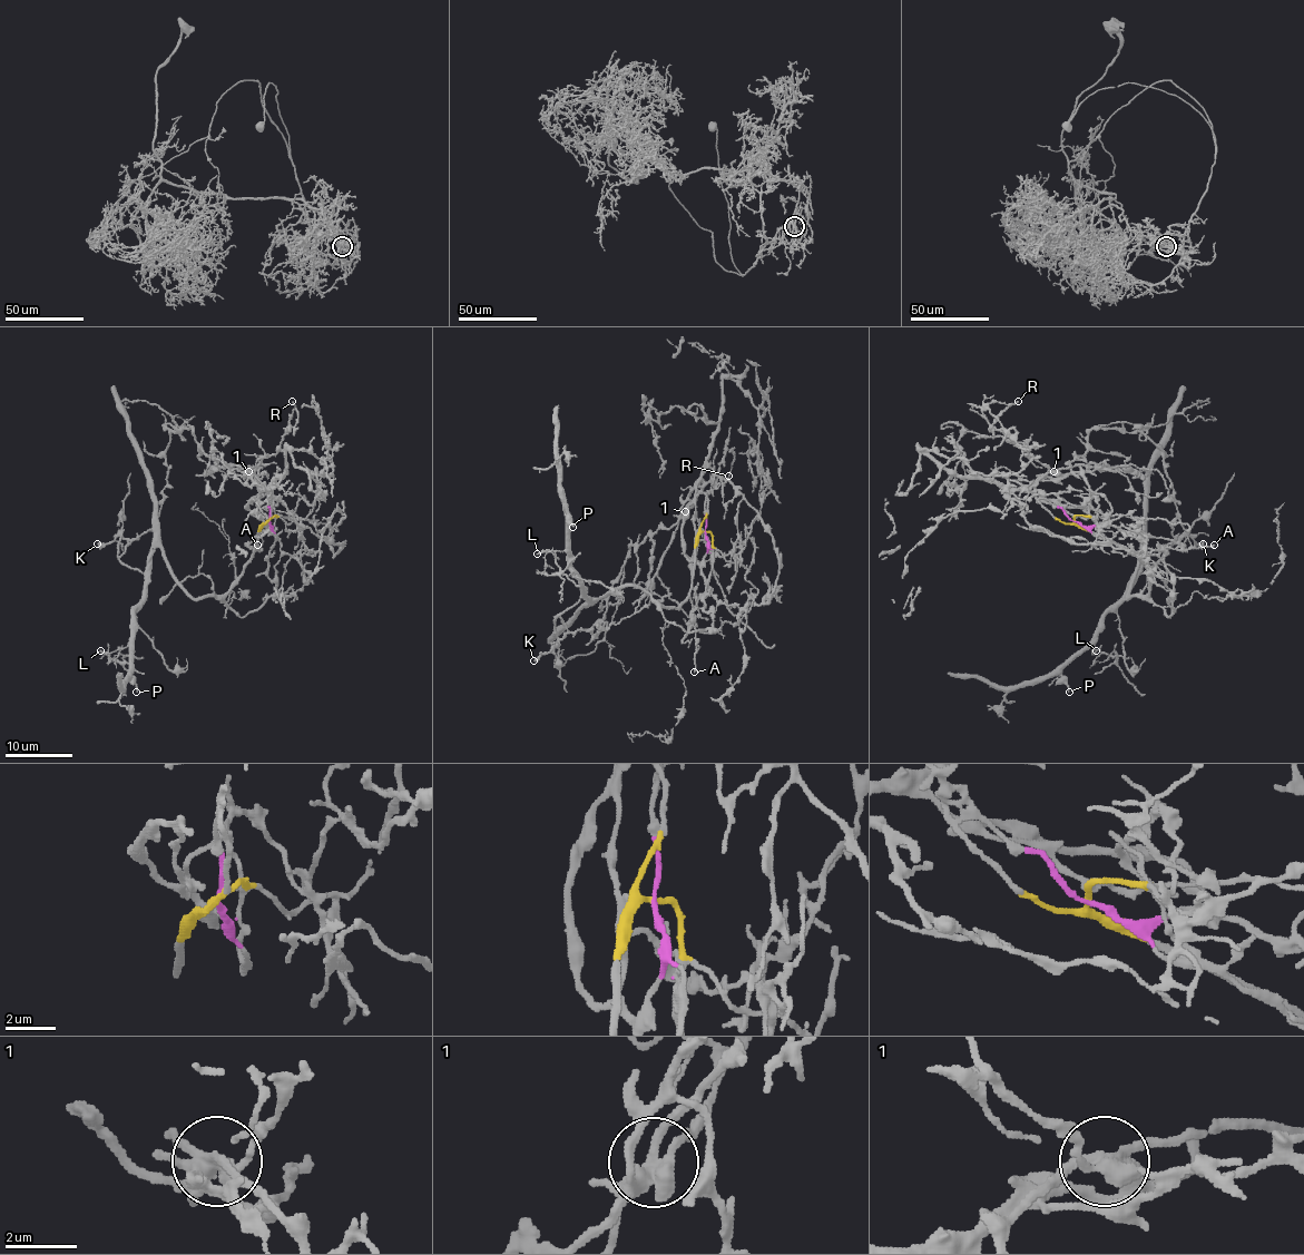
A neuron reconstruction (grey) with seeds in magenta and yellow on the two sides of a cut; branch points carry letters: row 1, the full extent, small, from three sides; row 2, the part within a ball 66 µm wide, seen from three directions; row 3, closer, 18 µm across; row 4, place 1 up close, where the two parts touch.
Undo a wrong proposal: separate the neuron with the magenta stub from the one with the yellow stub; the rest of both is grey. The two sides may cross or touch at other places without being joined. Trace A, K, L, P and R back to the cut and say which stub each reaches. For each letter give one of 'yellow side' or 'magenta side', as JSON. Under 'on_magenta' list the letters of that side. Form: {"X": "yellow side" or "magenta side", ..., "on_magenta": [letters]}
{"A": "yellow side", "K": "magenta side", "L": "yellow side", "P": "yellow side", "R": "magenta side", "on_magenta": ["K", "R"]}

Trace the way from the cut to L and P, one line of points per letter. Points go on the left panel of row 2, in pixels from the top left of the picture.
L: (268, 521), (257, 531), (241, 577), (224, 594), (194, 599), (156, 546), (133, 639), (110, 653), (100, 649)
P: (268, 521), (257, 531), (241, 577), (221, 596), (194, 599), (155, 548), (145, 603), (134, 613), (136, 692)

